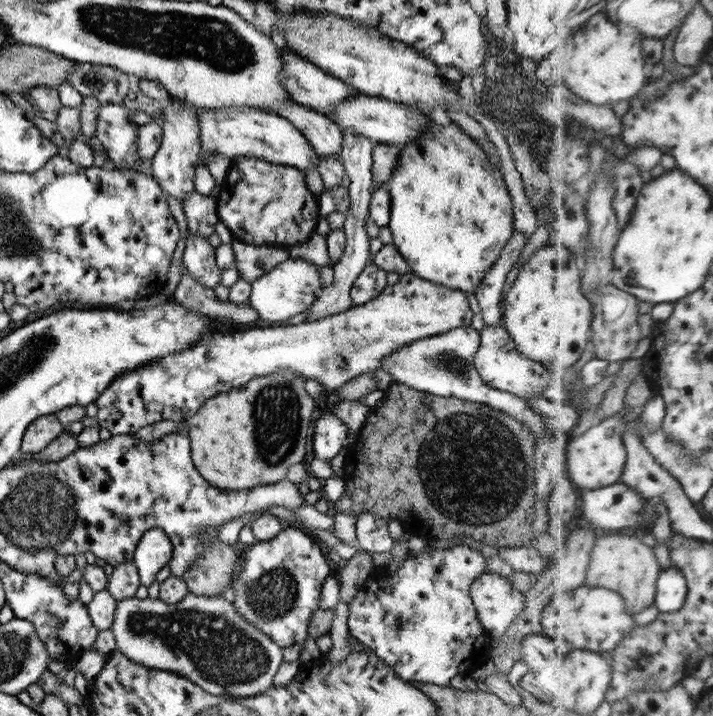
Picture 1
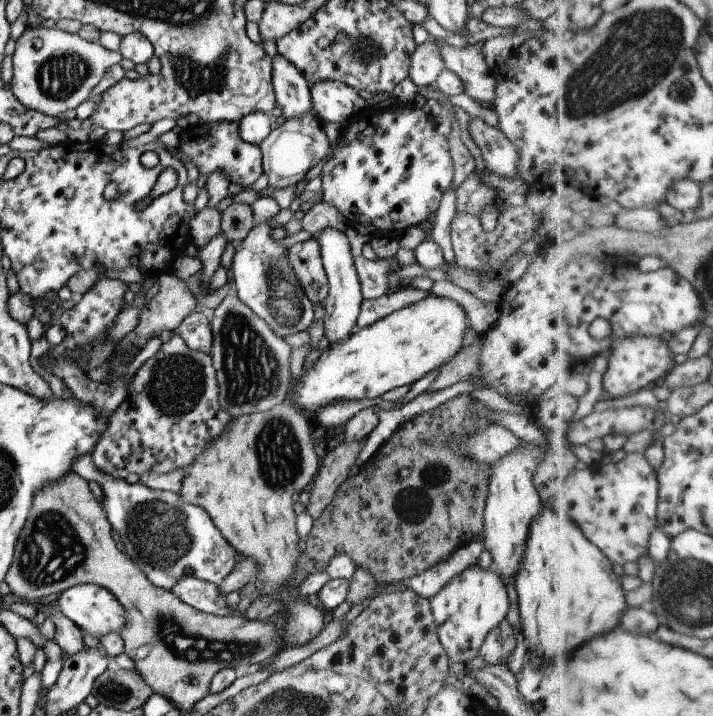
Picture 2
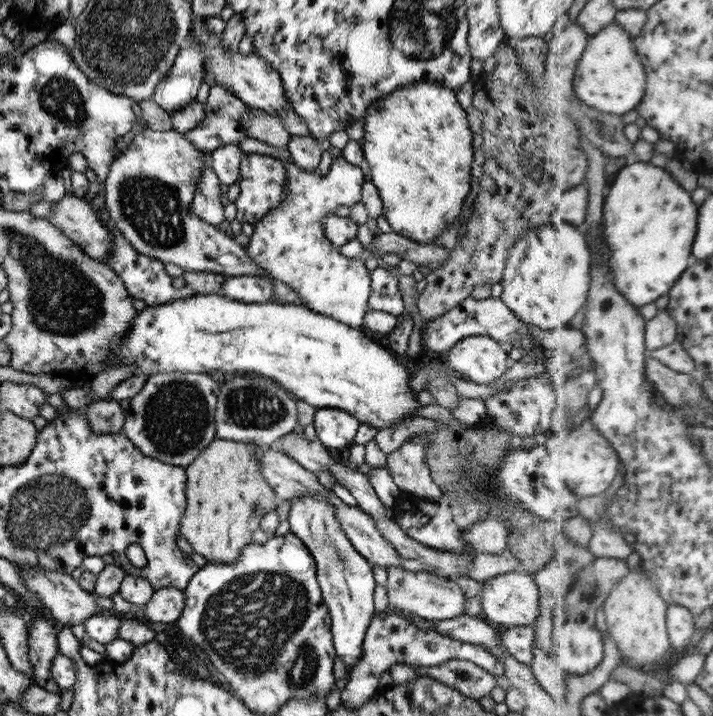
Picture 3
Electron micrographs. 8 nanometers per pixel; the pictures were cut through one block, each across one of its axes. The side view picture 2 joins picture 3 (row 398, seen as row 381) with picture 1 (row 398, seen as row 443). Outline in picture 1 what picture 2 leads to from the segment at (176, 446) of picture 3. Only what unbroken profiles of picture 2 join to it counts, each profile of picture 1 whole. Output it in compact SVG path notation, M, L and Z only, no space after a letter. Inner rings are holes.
M410 269L406 274L400 276L397 283L384 287L384 290L380 291L380 294L376 295L376 298L372 298L361 305L352 304L348 310L334 313L324 318L320 317L320 319L316 319L316 321L304 321L294 326L282 324L267 327L256 326L244 332L238 330L234 334L224 331L215 332L215 334L210 334L210 336L202 338L202 342L198 342L199 344L195 348L172 354L171 356L162 358L162 360L156 360L156 362L152 362L152 364L148 364L148 366L144 366L144 368L138 368L138 370L132 370L132 372L128 373L124 372L124 374L120 374L116 380L112 381L108 388L96 398L95 403L98 406L98 411L95 420L99 423L100 427L107 428L114 436L117 434L132 435L136 430L140 430L140 427L150 426L150 424L155 424L163 420L186 421L188 418L192 418L192 416L204 406L204 402L206 402L208 398L212 398L212 396L216 396L216 394L222 394L222 392L228 392L228 390L232 390L232 388L240 388L240 386L244 386L246 382L250 382L250 380L254 380L256 377L268 376L268 374L280 372L280 370L292 370L292 372L304 376L306 381L317 380L318 384L320 384L322 388L325 388L325 392L335 392L336 388L342 388L342 384L346 384L348 380L352 380L352 378L356 378L356 376L360 374L372 373L372 370L376 370L376 368L382 368L382 360L384 360L384 358L388 358L393 353L412 345L414 340L430 338L444 334L452 329L471 326L472 315L473 312L470 309L470 304L464 291L449 289L444 285L424 280Z

